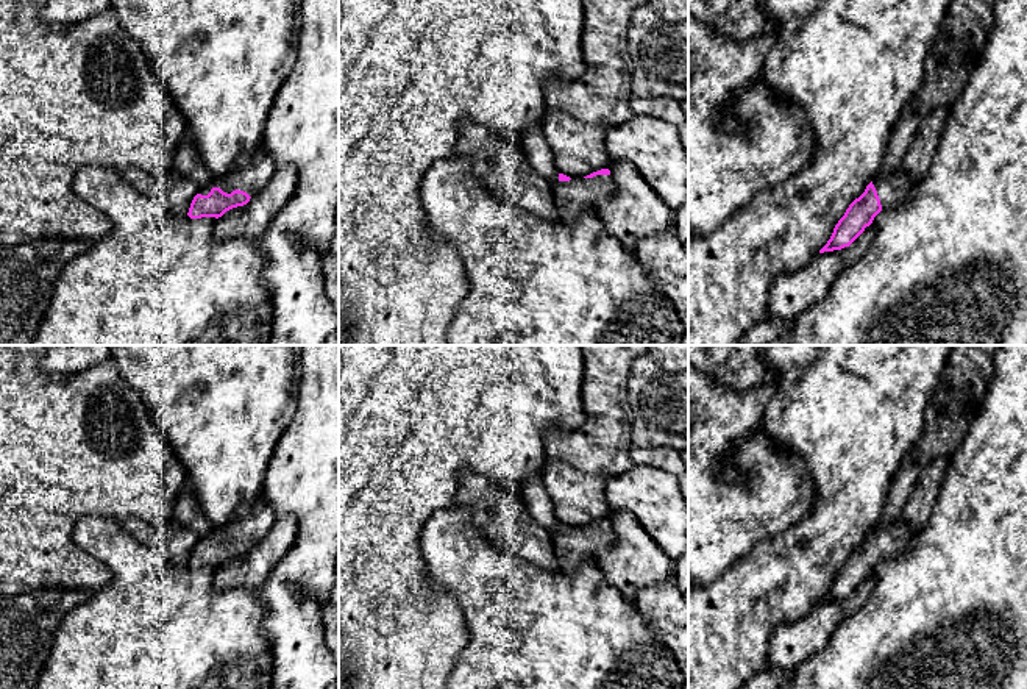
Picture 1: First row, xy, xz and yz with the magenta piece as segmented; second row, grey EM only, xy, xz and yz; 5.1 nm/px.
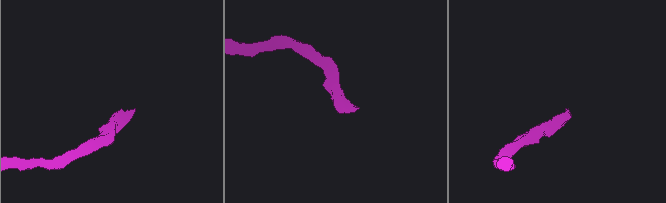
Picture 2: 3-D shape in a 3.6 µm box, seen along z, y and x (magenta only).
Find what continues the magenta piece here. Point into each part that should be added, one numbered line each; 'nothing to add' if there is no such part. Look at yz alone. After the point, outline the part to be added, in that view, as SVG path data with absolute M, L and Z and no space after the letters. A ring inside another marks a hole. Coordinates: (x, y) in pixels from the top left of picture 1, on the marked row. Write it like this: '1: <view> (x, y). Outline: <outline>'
1: yz (891, 188). Outline: M899 167L888 175L874 180L872 184L877 191L882 208L890 208L899 203L915 186Z

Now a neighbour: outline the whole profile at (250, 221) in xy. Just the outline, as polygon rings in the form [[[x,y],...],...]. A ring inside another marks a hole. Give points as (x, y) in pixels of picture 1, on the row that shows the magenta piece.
[[[293,166],[276,169],[268,183],[243,206],[226,211],[214,223],[215,239],[259,239],[293,195],[298,175]]]

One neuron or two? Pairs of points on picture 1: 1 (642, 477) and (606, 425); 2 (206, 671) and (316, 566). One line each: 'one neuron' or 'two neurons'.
1: two neurons
2: two neurons

